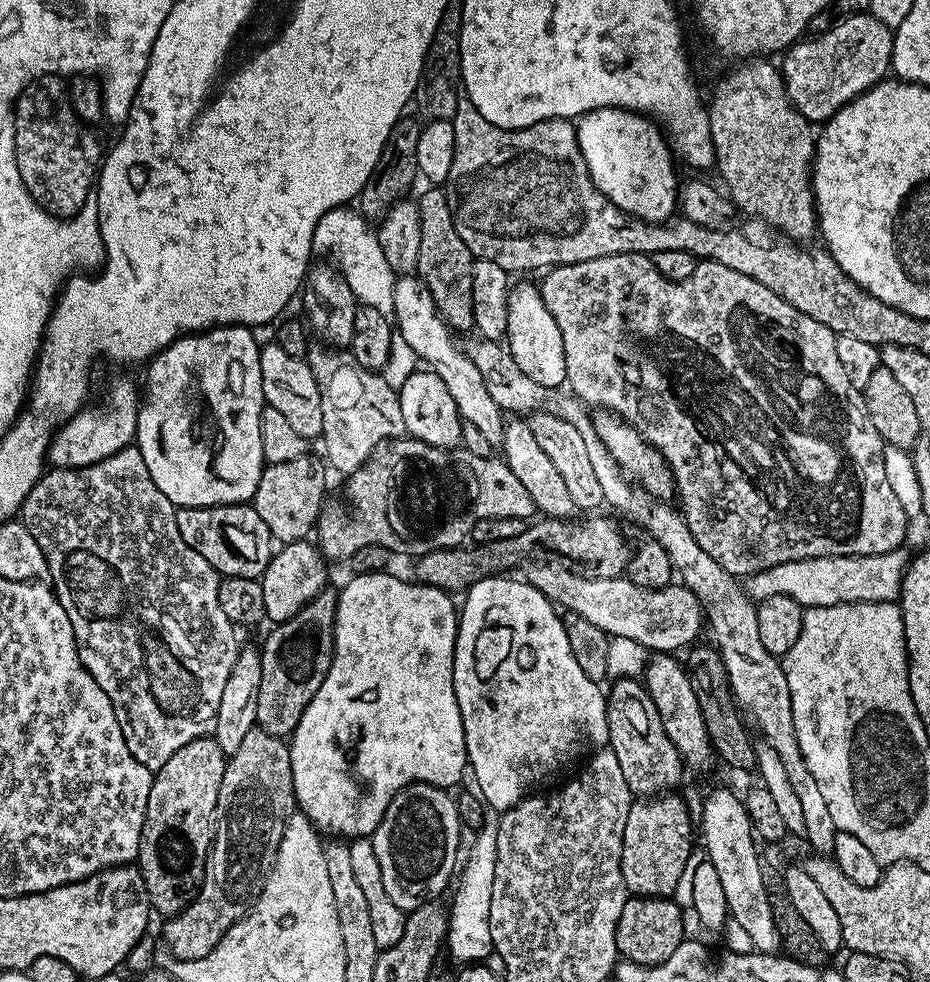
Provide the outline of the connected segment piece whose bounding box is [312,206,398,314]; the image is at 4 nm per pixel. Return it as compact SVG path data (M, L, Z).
M351 207L332 208L314 226L312 239L313 253L330 258L331 263L340 269L344 281L350 286L357 301L361 305L372 306L385 314L394 313L394 286L398 279L392 271L390 262L386 262L386 254L382 254L382 246L378 242L373 225Z

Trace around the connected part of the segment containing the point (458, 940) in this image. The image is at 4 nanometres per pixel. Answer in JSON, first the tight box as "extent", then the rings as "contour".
{"extent":[446,815,498,966],"contour":[[[485,815],[484,824],[471,837],[468,857],[463,857],[458,872],[460,885],[452,896],[450,927],[446,937],[446,952],[452,955],[456,966],[468,966],[473,962],[484,962],[494,949],[490,938],[490,898],[494,895],[494,866],[498,866],[498,820],[495,815]]]}

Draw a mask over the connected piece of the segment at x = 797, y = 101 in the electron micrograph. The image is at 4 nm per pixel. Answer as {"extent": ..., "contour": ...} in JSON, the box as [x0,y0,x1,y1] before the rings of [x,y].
{"extent":[782,12,893,122],"contour":[[[858,12],[844,17],[828,32],[801,39],[791,45],[782,56],[782,75],[790,102],[798,114],[810,122],[829,120],[855,96],[879,84],[889,75],[892,67],[893,35],[893,29],[882,26],[878,18],[868,12]]]}

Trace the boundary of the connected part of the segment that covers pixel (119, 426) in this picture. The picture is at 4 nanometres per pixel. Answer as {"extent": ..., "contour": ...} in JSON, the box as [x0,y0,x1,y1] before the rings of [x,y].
{"extent":[48,380,142,468],"contour":[[[116,380],[108,388],[108,408],[85,407],[56,429],[48,445],[48,460],[52,468],[85,468],[118,450],[129,447],[136,439],[136,423],[142,396],[132,380]]]}

